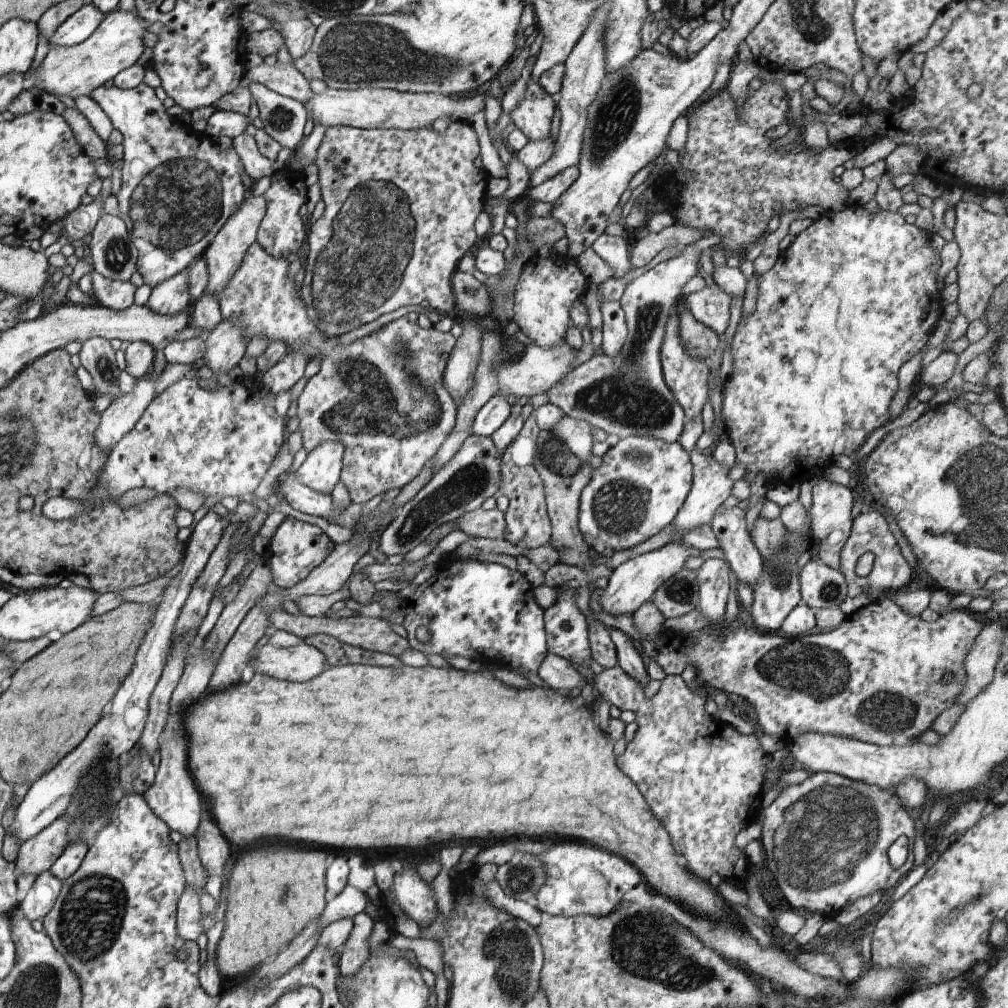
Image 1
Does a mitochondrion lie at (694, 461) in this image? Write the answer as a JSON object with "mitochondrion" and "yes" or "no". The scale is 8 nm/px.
{"mitochondrion":"no"}

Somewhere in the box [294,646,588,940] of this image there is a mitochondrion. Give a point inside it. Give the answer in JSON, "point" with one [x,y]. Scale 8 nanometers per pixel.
{"point":[522,877]}

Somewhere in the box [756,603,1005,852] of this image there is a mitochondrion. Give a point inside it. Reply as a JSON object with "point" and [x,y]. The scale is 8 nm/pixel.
{"point":[896,713]}

